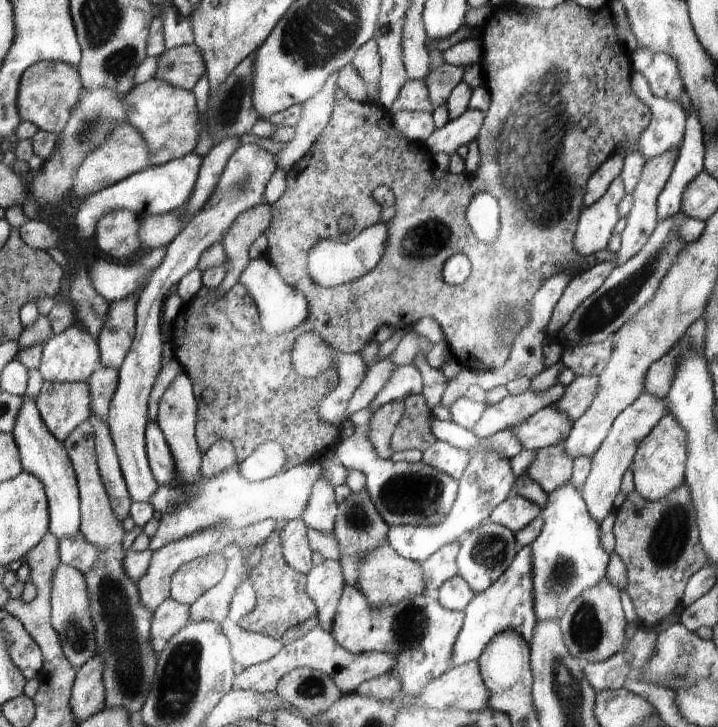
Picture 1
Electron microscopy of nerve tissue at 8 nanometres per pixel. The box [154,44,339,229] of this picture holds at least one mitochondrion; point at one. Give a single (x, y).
(226, 113)

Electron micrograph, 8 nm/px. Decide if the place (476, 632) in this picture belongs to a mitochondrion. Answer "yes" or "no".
no

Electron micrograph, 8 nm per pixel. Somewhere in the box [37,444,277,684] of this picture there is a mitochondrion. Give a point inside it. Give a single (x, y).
(73, 629)

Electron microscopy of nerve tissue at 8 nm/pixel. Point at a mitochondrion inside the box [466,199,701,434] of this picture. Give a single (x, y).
(614, 304)

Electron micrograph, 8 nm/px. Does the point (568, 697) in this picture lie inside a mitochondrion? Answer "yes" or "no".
yes

